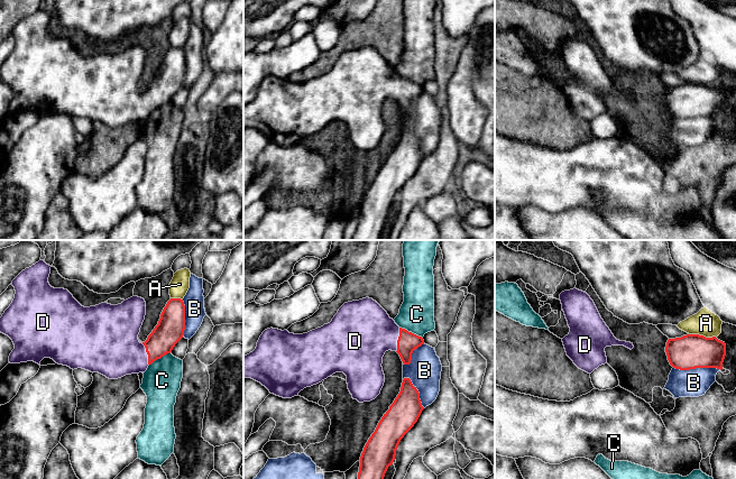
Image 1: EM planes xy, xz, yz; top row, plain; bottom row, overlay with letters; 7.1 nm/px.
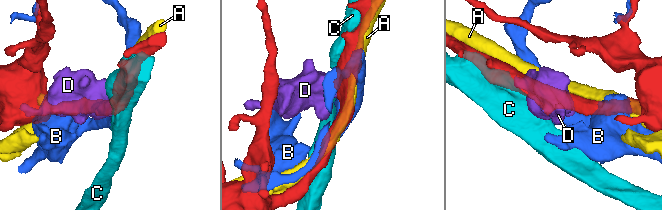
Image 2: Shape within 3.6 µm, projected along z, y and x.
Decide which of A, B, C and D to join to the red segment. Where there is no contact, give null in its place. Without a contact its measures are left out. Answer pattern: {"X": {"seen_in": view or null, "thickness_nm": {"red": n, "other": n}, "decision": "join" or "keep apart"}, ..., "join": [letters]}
{"A": {"seen_in": "yz", "thickness_nm": {"red": 240, "other": 180}, "decision": "keep apart"}, "B": {"seen_in": "yz", "thickness_nm": {"red": 240, "other": 200}, "decision": "keep apart"}, "C": {"seen_in": "xz", "thickness_nm": {"red": 150, "other": 260}, "decision": "keep apart"}, "D": {"seen_in": "xz", "thickness_nm": {"red": 150, "other": 420}, "decision": "join"}, "join": ["D"]}

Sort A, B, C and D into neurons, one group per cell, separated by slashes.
A / B / C / D

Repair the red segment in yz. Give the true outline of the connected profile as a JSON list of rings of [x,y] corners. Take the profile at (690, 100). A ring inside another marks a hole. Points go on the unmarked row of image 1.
[[[687,83],[669,87],[665,101],[670,113],[675,118],[717,117],[721,119],[726,93],[716,85]]]

